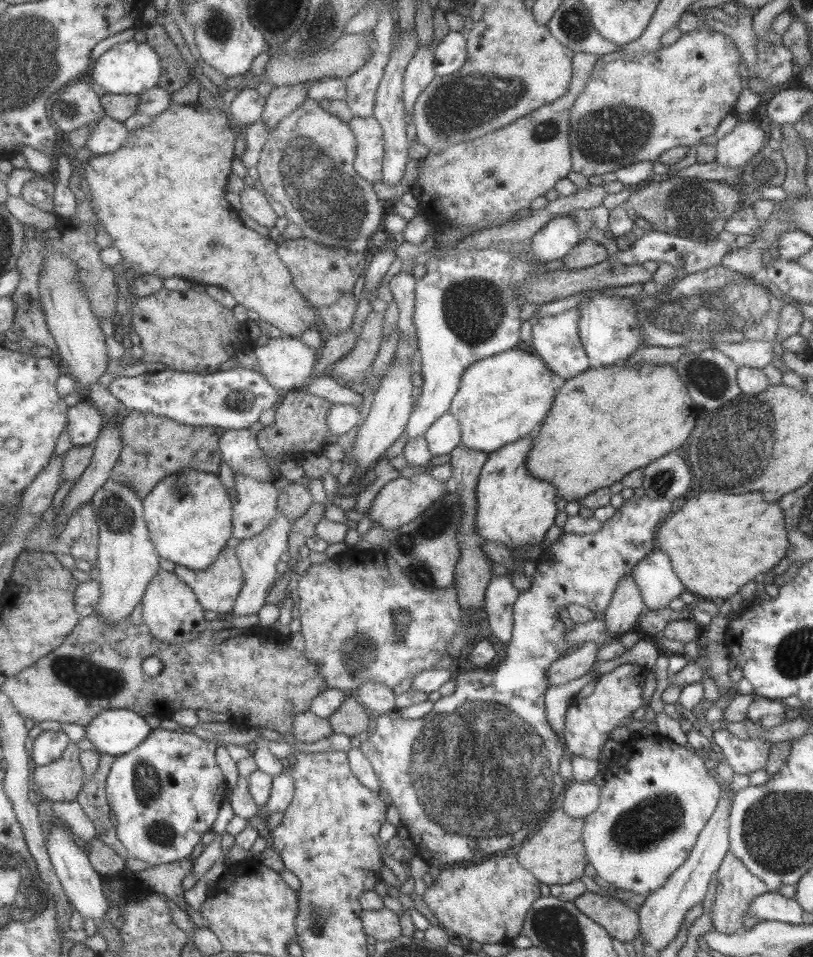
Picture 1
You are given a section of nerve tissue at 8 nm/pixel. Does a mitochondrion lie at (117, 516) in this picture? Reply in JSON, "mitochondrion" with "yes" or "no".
{"mitochondrion":"yes"}

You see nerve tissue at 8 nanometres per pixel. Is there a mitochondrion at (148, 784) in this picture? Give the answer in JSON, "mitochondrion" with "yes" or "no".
{"mitochondrion":"yes"}

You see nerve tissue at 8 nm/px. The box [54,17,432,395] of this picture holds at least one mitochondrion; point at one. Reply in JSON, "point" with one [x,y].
{"point":[328,199]}

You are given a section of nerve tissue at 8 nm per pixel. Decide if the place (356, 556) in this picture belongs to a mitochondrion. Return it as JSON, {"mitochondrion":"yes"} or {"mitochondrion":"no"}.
{"mitochondrion":"no"}

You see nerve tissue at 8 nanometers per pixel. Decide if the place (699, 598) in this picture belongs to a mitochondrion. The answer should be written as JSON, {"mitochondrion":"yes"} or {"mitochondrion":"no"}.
{"mitochondrion":"no"}

